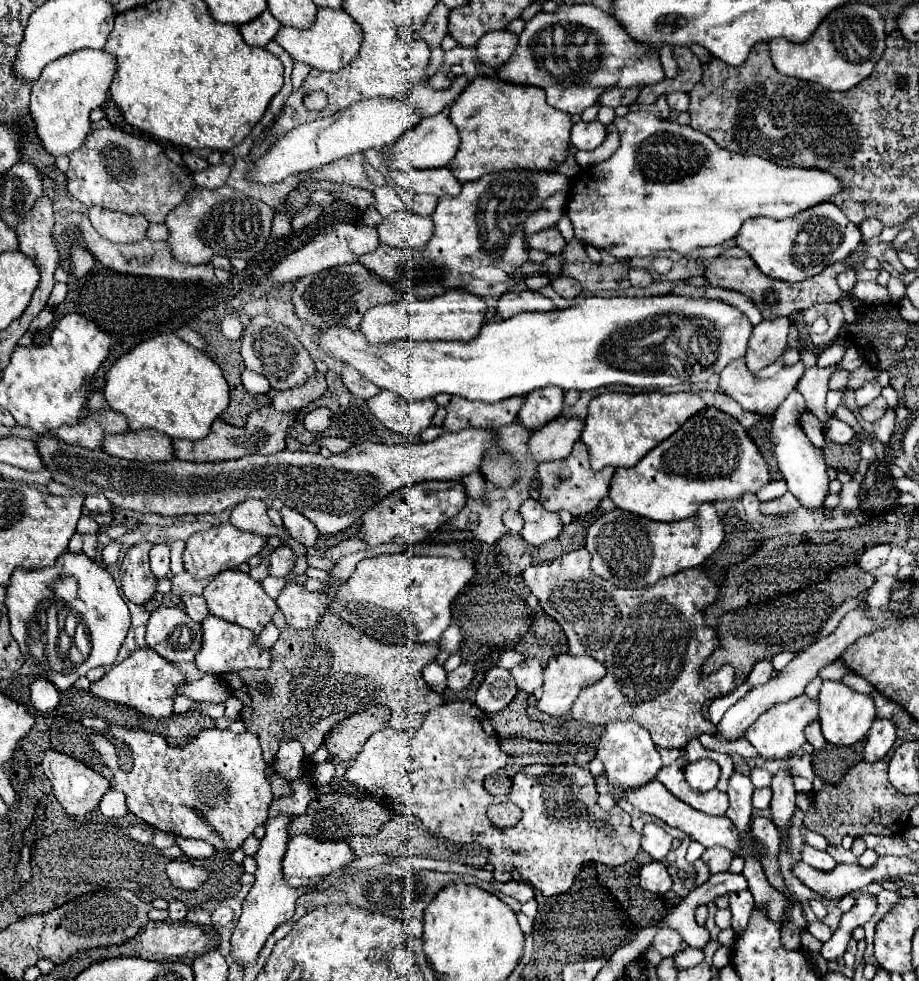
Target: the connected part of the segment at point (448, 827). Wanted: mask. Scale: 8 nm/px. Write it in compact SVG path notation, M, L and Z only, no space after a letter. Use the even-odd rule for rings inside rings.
M447 702L439 708L433 708L423 726L417 732L397 732L393 728L383 728L369 736L363 744L359 760L347 768L345 778L359 784L361 788L373 794L375 786L385 786L393 800L393 808L399 812L407 812L419 816L427 828L445 830L449 836L459 832L459 842L479 842L489 848L489 864L495 866L495 874L499 882L507 882L511 878L511 868L515 868L527 884L539 890L543 896L555 896L569 890L583 864L599 862L605 866L621 866L633 860L639 852L639 834L631 826L631 818L617 804L611 812L603 810L597 802L599 794L595 790L595 782L587 768L579 766L545 766L531 764L525 770L519 770L513 778L513 788L505 798L491 798L491 794L483 788L483 780L493 770L499 770L507 764L507 754L501 752L497 734L487 718L475 704L469 702ZM491 802L515 802L523 810L523 820L507 830L495 828L485 810Z

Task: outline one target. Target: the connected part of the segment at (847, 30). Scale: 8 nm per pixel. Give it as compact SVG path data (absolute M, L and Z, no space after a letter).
M851 2L825 18L811 40L803 44L793 44L785 38L777 38L769 42L771 58L775 68L793 78L817 82L829 90L849 90L861 80L865 80L877 62L877 58L885 50L885 22L881 14L863 2Z

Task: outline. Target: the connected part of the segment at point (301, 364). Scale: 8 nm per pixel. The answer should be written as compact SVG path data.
M257 316L251 320L251 324L245 328L241 336L241 356L245 360L245 366L257 374L263 374L273 390L289 390L305 384L311 376L315 376L315 362L311 360L309 352L303 348L303 344L297 340L297 336L283 324L267 318Z

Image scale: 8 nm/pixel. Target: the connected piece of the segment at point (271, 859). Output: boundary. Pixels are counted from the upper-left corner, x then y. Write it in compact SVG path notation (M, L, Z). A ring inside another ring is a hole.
M279 814L275 818L269 818L265 822L265 836L261 838L261 846L255 854L255 862L257 862L257 872L255 872L255 884L249 890L245 902L243 902L243 912L237 920L237 928L231 936L231 952L233 956L237 956L239 962L247 962L247 960L255 960L259 950L263 948L265 940L269 938L269 934L283 924L285 920L289 920L295 914L295 902L297 898L305 892L303 888L293 888L287 884L283 870L281 870L281 860L289 842L289 822L291 816L289 814Z

